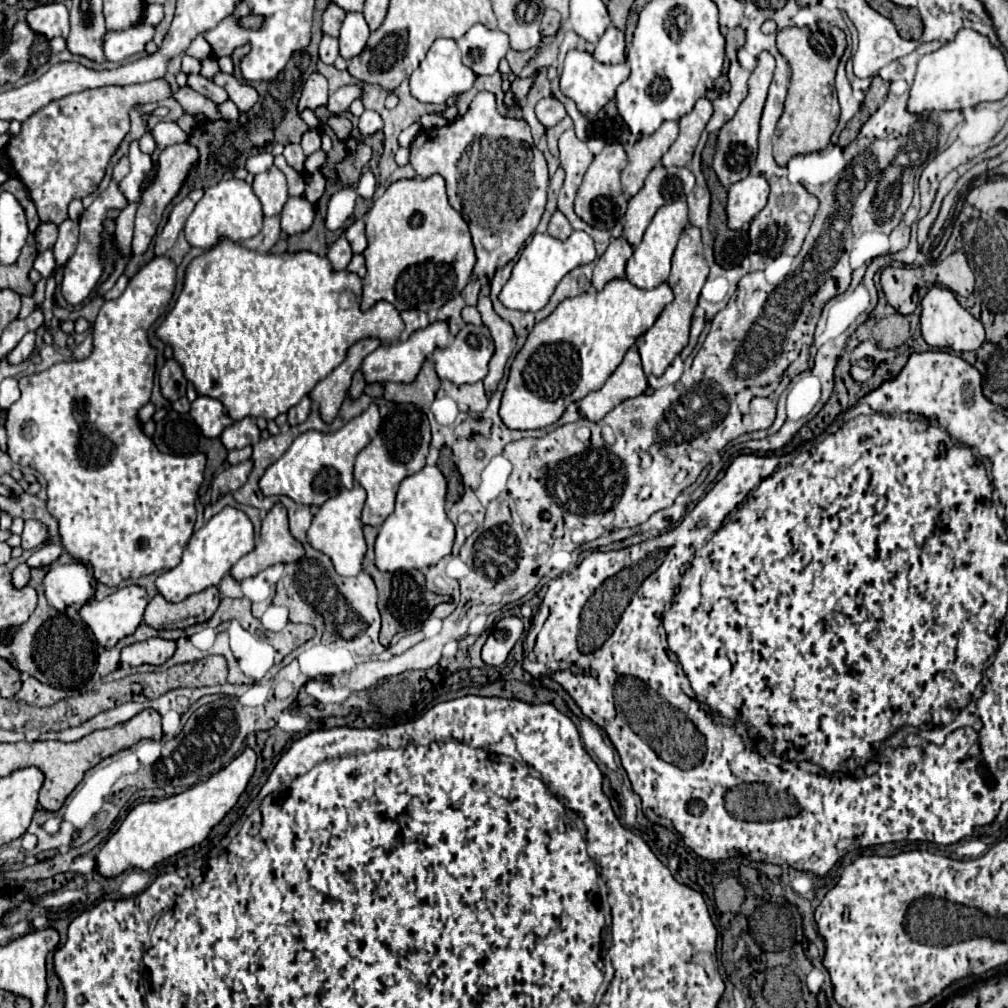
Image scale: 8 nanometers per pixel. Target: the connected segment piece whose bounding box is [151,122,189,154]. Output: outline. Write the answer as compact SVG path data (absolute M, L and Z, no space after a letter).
M157 122L151 130L155 142L157 142L157 150L155 154L159 154L163 148L171 146L171 144L179 144L185 142L189 136L177 126L177 122Z

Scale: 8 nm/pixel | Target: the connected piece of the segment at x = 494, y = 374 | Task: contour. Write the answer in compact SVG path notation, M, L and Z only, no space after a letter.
M489 282L479 292L477 308L481 312L483 324L489 328L489 332L493 336L493 342L495 342L495 354L493 354L493 358L489 362L489 374L483 380L487 394L493 394L499 380L503 378L505 364L507 364L507 360L509 360L509 356L511 356L511 352L515 348L515 334L513 334L511 324L505 322L503 318L499 318L497 312L493 310L491 300L489 300Z

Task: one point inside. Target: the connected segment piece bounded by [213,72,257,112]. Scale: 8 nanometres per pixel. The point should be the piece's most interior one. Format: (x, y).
(244, 96)

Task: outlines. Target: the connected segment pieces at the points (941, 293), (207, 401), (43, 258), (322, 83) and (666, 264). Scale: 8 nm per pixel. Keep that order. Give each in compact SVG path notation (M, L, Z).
M933 286L929 294L921 300L921 308L923 308L921 310L921 334L929 346L947 348L953 352L965 352L965 350L977 350L985 342L983 324L955 300L955 294L951 290Z
M199 396L191 404L191 418L197 422L201 432L207 438L219 438L221 432L233 424L233 420L227 416L223 404L209 396Z
M45 250L37 256L33 268L43 276L43 278L49 278L53 272L55 272L55 256L53 256L53 250Z
M313 72L305 86L303 86L303 94L301 94L301 100L299 100L299 110L303 108L319 108L319 106L325 106L327 104L327 80L323 74L319 72Z
M677 200L673 204L665 204L663 208L659 208L659 212L653 216L651 224L645 230L645 236L643 236L641 244L635 248L633 256L627 260L625 278L631 284L635 284L637 288L645 288L645 290L651 290L651 288L667 282L669 270L671 270L673 250L677 246L677 240L679 240L679 236L685 228L685 224L688 223L687 202Z

